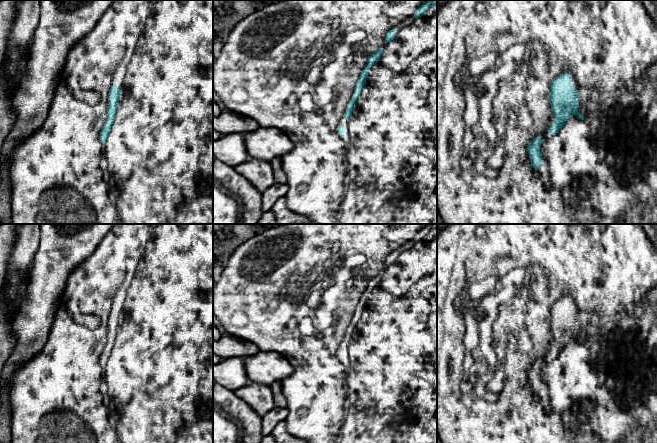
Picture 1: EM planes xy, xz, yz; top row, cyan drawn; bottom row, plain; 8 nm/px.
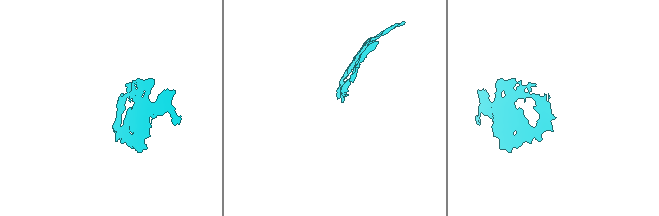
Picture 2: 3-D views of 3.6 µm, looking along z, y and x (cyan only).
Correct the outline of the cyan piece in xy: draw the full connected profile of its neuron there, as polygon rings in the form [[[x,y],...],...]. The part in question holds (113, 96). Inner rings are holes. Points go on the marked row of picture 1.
[[[113,0],[94,29],[68,52],[44,123],[11,154],[9,182],[12,224],[213,224],[213,0]]]

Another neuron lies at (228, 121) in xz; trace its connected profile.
[[[222,109],[219,116],[213,117],[213,129],[226,135],[229,133],[245,134],[256,130],[259,126],[258,122],[250,117]]]

